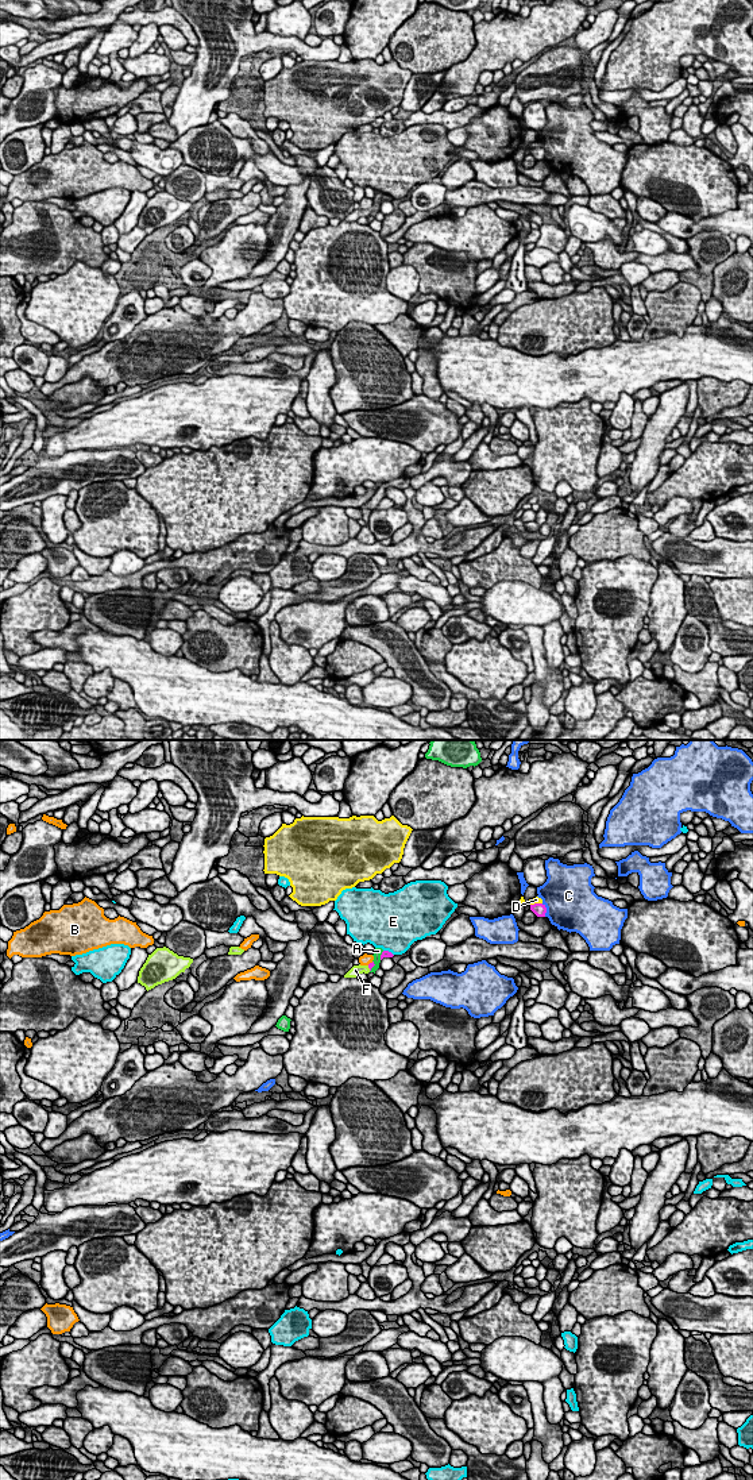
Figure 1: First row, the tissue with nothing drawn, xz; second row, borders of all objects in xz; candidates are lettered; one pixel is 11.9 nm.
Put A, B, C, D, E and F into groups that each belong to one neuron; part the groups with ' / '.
A / B / C / D / E / F

